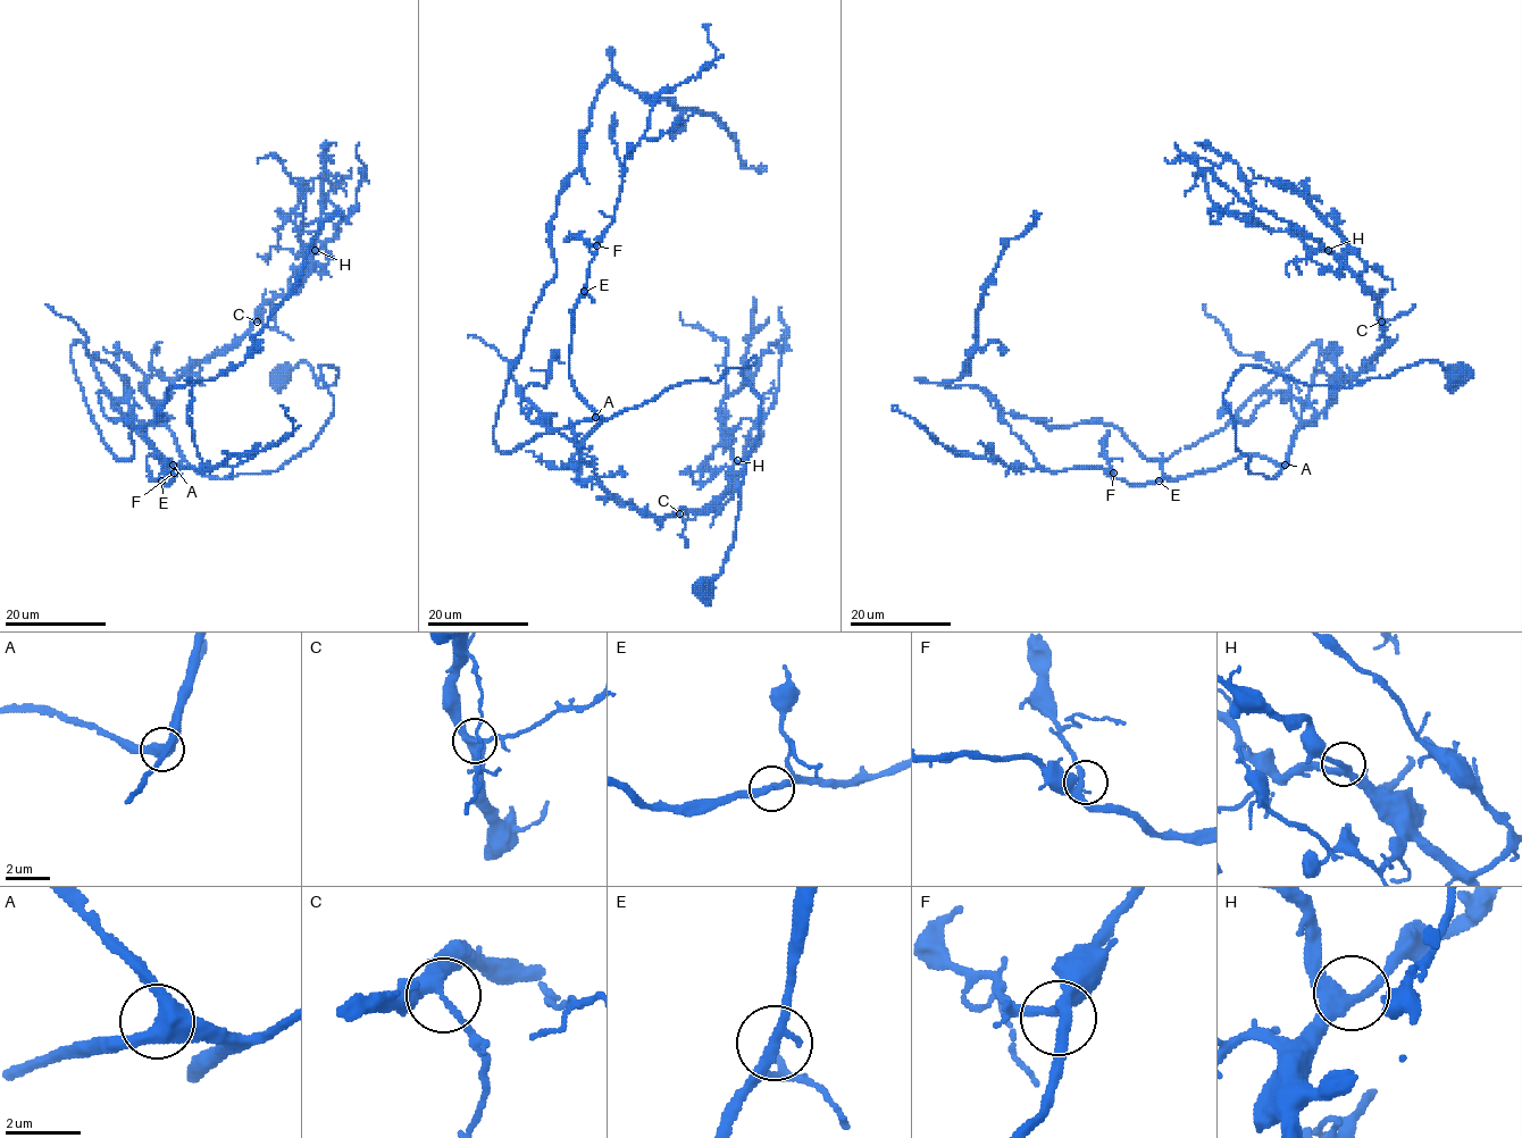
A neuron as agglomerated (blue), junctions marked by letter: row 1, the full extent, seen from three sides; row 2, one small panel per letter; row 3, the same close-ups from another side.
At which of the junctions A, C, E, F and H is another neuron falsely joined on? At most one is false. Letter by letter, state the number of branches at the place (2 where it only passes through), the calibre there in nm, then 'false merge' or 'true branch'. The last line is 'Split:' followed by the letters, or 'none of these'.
A: 3 branches meet; 400 nm thick; true branch
C: 3 branches meet; 320 nm thick; true branch
E: 2 branches meet; 300 nm thick; true branch
F: 3 branches meet; 280 nm thick; true branch
H: 3 branches meet; 300 nm thick; true branch
Split: none of these

